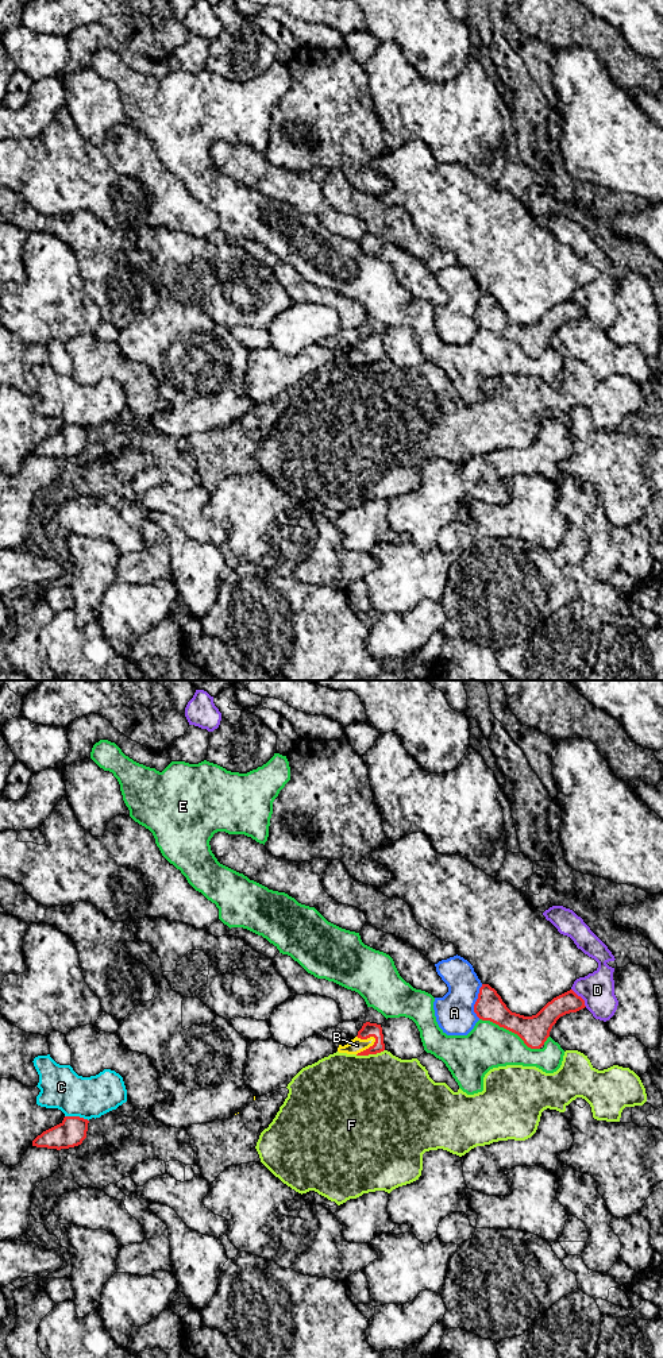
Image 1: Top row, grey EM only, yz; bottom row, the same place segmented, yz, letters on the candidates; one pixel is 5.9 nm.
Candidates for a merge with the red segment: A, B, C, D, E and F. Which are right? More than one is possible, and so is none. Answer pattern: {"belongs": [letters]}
{"belongs": []}

